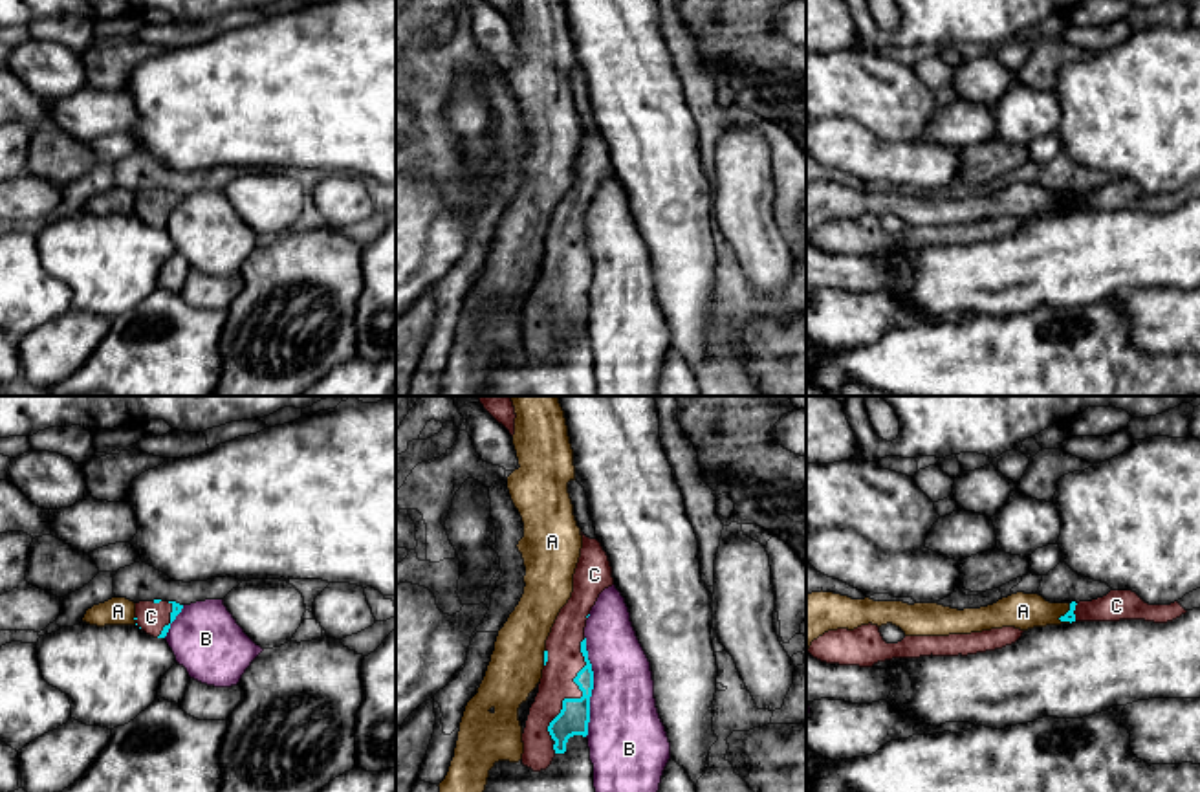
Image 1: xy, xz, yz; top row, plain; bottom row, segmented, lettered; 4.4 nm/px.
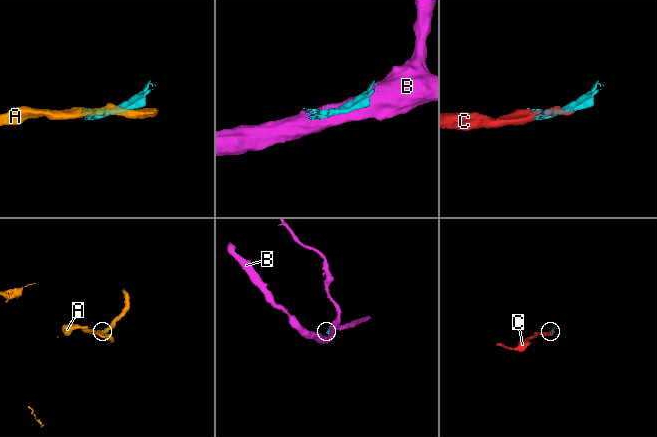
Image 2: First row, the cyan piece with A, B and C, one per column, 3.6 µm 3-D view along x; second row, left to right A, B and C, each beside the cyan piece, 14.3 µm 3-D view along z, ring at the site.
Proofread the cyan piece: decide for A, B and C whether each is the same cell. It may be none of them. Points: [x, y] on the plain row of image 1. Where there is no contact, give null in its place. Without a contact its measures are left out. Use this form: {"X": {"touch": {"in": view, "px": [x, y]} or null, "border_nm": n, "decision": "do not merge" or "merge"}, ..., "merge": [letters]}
{"A": {"touch": {"in": "yz", "px": [1067, 202]}, "border_nm": 100, "decision": "do not merge"}, "B": {"touch": {"in": "xz", "px": [592, 275]}, "border_nm": 440, "decision": "do not merge"}, "C": {"touch": {"in": "xz", "px": [583, 285]}, "border_nm": 460, "decision": "merge"}, "merge": ["C"]}

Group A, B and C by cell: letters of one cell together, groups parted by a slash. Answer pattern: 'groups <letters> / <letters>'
groups A / B / C

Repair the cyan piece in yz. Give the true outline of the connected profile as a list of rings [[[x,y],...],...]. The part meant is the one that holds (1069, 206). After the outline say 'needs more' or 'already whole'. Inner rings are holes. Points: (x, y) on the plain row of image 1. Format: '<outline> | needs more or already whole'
[[[1110,180],[1107,185],[1092,191],[1072,191],[1070,200],[1061,205],[1061,211],[1119,211],[1119,209],[1145,209],[1154,213],[1167,213],[1187,200],[1178,192],[1149,194],[1132,180]]] | needs more

